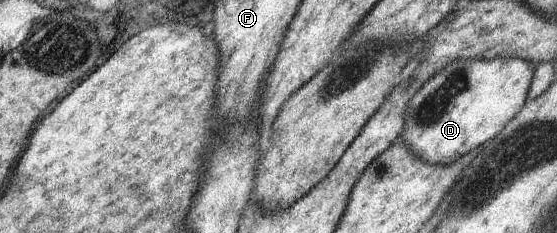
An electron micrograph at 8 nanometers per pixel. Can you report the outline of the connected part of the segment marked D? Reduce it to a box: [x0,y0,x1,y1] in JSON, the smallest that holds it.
[399,58,533,165]

